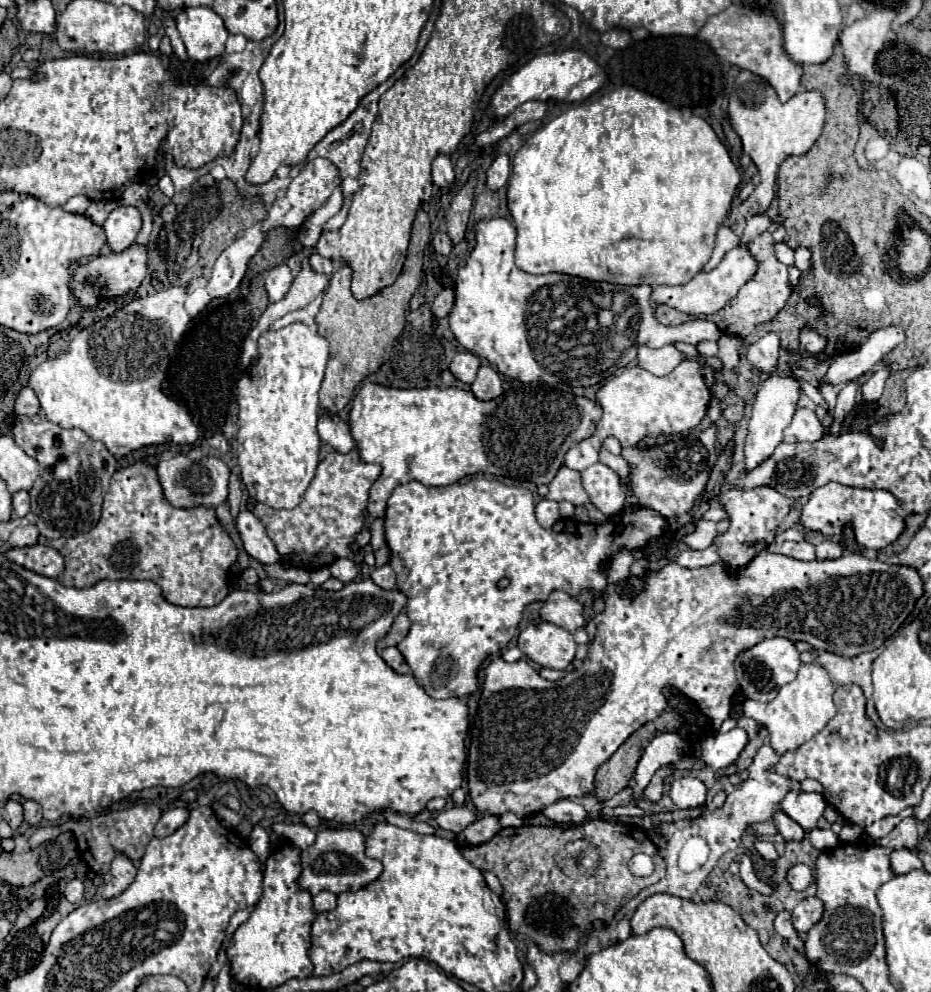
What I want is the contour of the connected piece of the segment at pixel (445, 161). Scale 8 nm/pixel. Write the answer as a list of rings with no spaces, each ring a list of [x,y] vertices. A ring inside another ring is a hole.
[[[437,156],[433,160],[433,184],[437,188],[447,188],[451,186],[455,180],[455,170],[453,170],[453,164],[447,156]]]

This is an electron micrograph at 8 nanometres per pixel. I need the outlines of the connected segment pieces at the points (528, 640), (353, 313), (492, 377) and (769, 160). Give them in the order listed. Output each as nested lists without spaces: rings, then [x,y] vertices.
[[[551,622],[529,624],[519,636],[521,652],[543,668],[565,670],[575,658],[577,642],[571,632]]]
[[[419,210],[415,224],[413,224],[411,244],[407,250],[407,260],[405,260],[401,276],[397,278],[397,282],[393,286],[385,288],[385,292],[379,292],[377,296],[373,296],[369,300],[359,302],[353,298],[353,294],[349,290],[349,284],[351,284],[349,266],[343,266],[339,272],[335,272],[331,276],[329,288],[323,294],[323,304],[315,316],[317,332],[323,338],[327,338],[327,342],[329,342],[329,362],[327,362],[325,380],[323,380],[321,392],[319,392],[319,408],[325,414],[329,414],[329,416],[339,414],[349,404],[349,400],[355,392],[355,386],[369,374],[377,372],[381,368],[381,364],[385,364],[389,360],[389,352],[405,328],[405,314],[409,308],[409,300],[421,284],[423,250],[429,244],[429,236],[431,236],[429,218],[423,210]]]
[[[481,366],[477,372],[475,382],[471,384],[471,392],[477,400],[493,400],[501,394],[501,378],[491,366]]]
[[[739,72],[735,90],[729,96],[729,120],[743,142],[743,152],[755,162],[759,170],[759,184],[755,186],[753,194],[739,206],[733,206],[729,218],[725,220],[725,226],[729,226],[735,234],[741,234],[749,218],[767,212],[775,196],[775,178],[783,160],[789,156],[805,154],[819,138],[825,120],[825,104],[821,94],[815,90],[795,94],[789,102],[783,104],[765,80],[753,76],[751,72]]]

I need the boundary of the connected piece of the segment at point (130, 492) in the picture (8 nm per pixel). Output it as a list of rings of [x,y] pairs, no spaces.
[[[135,462],[133,466],[129,468],[123,468],[123,470],[117,470],[111,478],[111,486],[105,494],[105,502],[103,502],[103,512],[101,512],[101,520],[99,524],[89,532],[89,534],[83,534],[83,536],[73,536],[73,538],[61,538],[61,540],[45,540],[45,538],[39,538],[39,544],[49,544],[53,548],[57,548],[61,552],[61,556],[65,558],[65,572],[57,578],[63,586],[73,586],[73,588],[89,588],[93,586],[95,582],[99,580],[153,580],[155,584],[159,584],[163,588],[163,596],[171,602],[171,604],[177,604],[177,606],[217,606],[227,594],[229,594],[229,586],[227,586],[227,574],[229,574],[229,568],[235,564],[237,560],[237,546],[235,542],[229,538],[229,534],[223,530],[221,522],[217,520],[217,514],[215,514],[215,508],[213,506],[195,506],[195,508],[175,508],[173,504],[169,504],[163,496],[163,488],[161,488],[161,482],[159,482],[159,476],[157,476],[157,470],[155,466],[149,466],[145,462]]]

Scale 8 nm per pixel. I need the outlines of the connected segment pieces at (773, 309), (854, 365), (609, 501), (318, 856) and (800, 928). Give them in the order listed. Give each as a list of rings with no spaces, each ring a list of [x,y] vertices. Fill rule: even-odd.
[[[763,232],[761,236],[757,236],[757,240],[753,240],[753,244],[749,244],[753,258],[759,262],[759,270],[725,308],[721,308],[717,314],[711,316],[715,324],[721,328],[721,332],[735,334],[735,336],[749,336],[757,324],[773,320],[785,306],[785,300],[791,296],[791,288],[787,280],[787,266],[775,258],[773,246],[775,242],[771,238],[771,232]]]
[[[889,326],[889,328],[875,330],[863,342],[863,346],[847,352],[847,354],[837,354],[835,362],[829,366],[829,370],[821,378],[821,382],[845,384],[849,380],[855,380],[857,376],[863,376],[875,364],[879,364],[901,342],[905,342],[905,330],[901,326]]]
[[[597,462],[581,472],[583,488],[589,494],[589,500],[605,514],[615,516],[623,510],[625,492],[619,486],[619,476],[609,466]]]
[[[341,828],[341,830],[319,830],[313,846],[301,852],[301,876],[299,886],[309,894],[317,894],[323,890],[329,892],[345,892],[359,890],[367,882],[375,880],[381,874],[381,862],[365,856],[365,836],[357,830]]]
[[[817,896],[801,900],[791,914],[797,932],[809,932],[821,920],[821,916],[823,916],[823,902]]]

